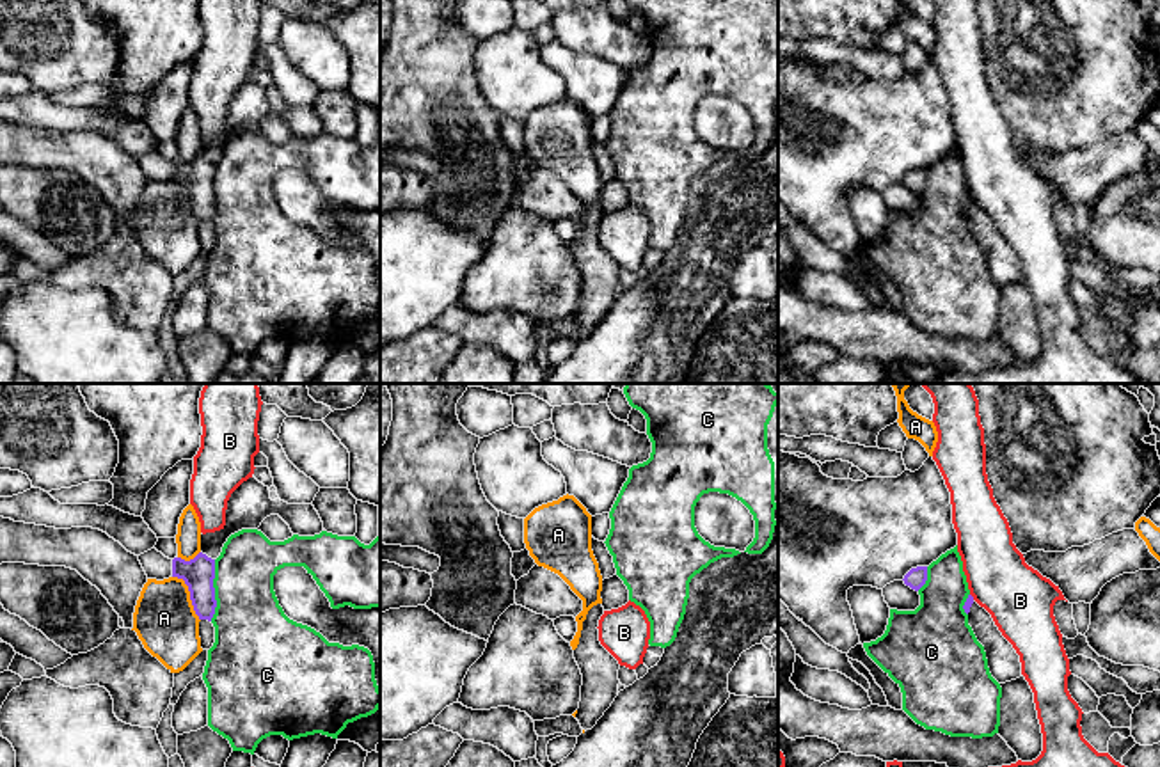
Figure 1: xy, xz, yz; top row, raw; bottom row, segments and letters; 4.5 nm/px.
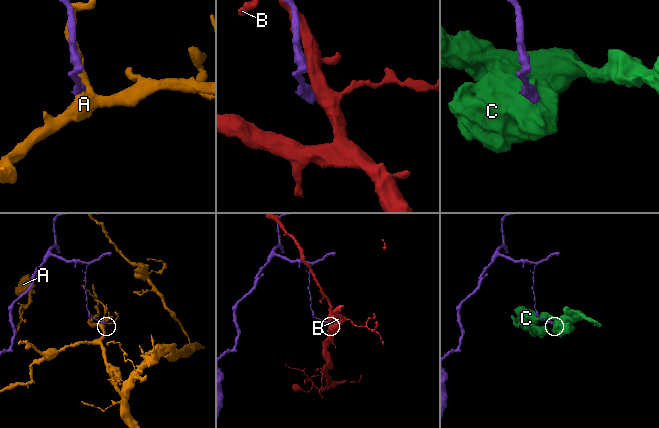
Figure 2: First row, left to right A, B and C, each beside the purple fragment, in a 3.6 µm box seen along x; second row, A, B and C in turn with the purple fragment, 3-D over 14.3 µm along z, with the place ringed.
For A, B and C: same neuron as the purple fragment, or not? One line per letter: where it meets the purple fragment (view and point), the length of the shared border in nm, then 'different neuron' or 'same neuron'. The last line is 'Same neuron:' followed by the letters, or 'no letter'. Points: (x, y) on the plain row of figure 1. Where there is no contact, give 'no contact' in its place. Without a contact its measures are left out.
A: meets purple in xy at (190, 197); contact 240 nm long; different neuron
B: meets purple in yz at (972, 199); contact 40 nm long; different neuron
C: meets purple in xy at (214, 192); contact 280 nm long; different neuron
Same neuron: no letter

